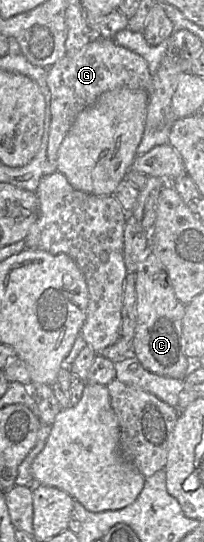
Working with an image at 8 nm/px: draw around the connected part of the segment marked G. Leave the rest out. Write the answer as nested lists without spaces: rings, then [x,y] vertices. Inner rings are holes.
[[[93,37],[76,55],[64,56],[47,70],[47,86],[51,93],[51,121],[47,143],[47,159],[56,167],[61,143],[71,129],[76,116],[92,105],[104,92],[129,87],[149,92],[152,75],[147,62],[137,53],[122,47],[112,39]]]

